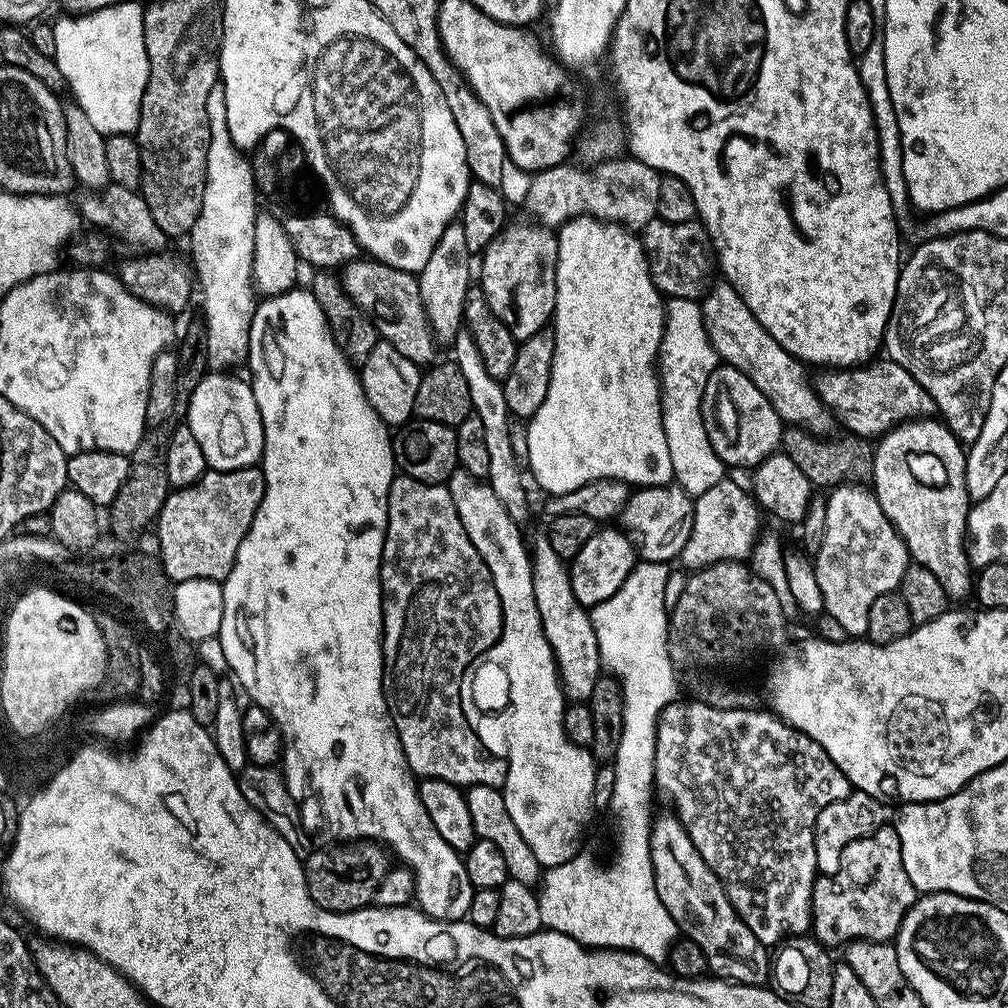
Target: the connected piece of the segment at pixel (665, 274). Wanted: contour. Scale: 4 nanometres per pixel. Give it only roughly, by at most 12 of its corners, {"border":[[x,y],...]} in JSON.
{"border":[[699,219],[642,230],[648,273],[668,298],[703,301],[717,275]]}

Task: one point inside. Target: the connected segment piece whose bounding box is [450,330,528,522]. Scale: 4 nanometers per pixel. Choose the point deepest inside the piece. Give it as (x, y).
(487, 397)

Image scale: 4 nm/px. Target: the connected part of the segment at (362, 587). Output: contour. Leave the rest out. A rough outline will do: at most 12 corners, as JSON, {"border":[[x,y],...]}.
{"border":[[318,298],[257,303],[262,502],[218,637],[290,794],[434,920],[464,857],[384,697],[393,433]]}

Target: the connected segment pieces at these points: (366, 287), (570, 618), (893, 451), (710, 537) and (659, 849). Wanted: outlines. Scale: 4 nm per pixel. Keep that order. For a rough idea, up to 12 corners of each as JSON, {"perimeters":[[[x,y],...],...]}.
{"perimeters":[[[357,258],[339,278],[379,339],[428,366],[438,345],[419,279]],[[540,534],[530,544],[534,598],[572,702],[602,675],[589,609],[569,565]],[[947,424],[875,441],[870,484],[949,598],[974,588],[965,453]],[[729,477],[693,499],[687,570],[745,561],[759,505]],[[675,814],[653,819],[658,898],[708,972],[767,985],[742,922]]]}

